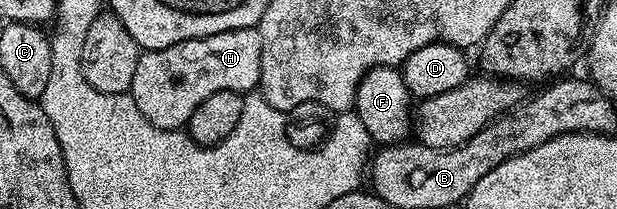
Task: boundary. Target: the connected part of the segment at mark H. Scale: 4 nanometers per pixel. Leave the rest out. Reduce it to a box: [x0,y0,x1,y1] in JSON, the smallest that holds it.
[129,27,260,129]

